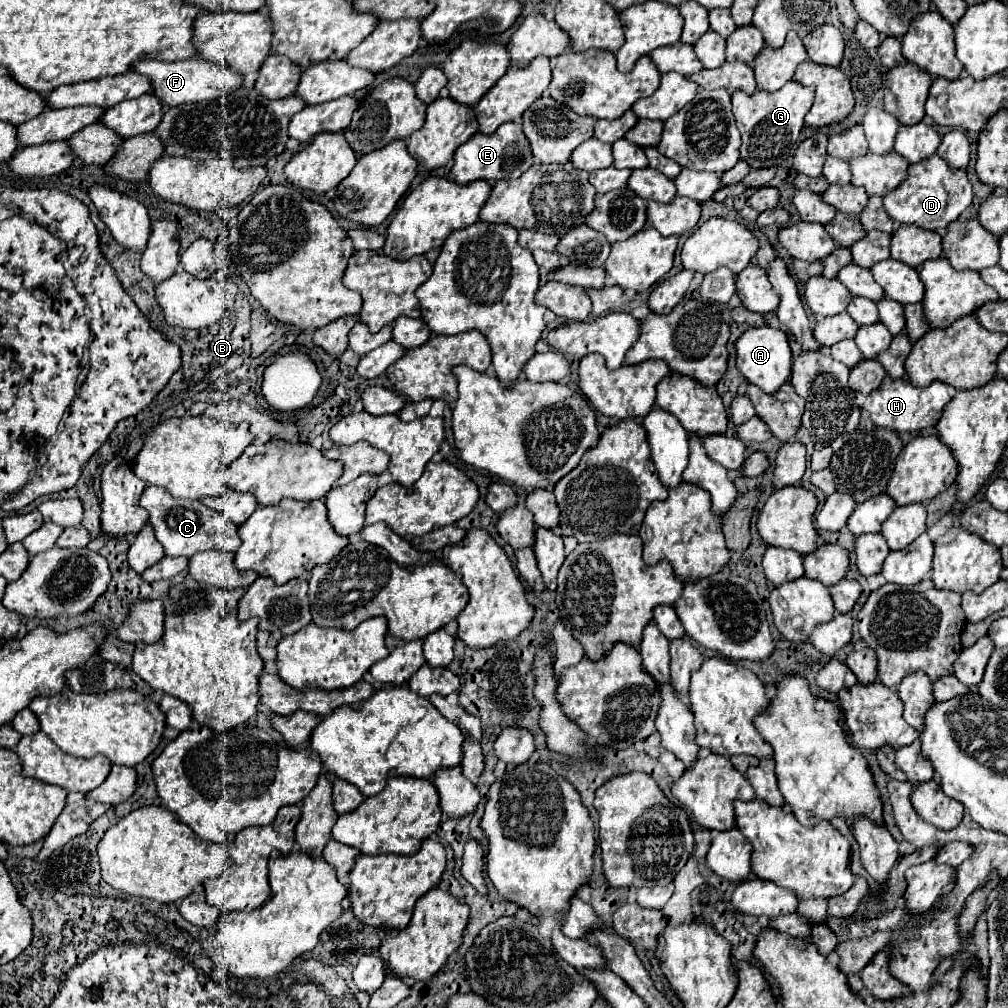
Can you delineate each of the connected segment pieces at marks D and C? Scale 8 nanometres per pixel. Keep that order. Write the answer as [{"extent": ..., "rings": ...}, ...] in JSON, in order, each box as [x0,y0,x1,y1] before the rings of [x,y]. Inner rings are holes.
[{"extent":[884,154,974,230],"rings":[[[932,154],[908,166],[906,180],[884,196],[884,210],[900,224],[918,224],[926,230],[938,230],[956,220],[972,204],[972,198],[974,194],[966,170],[954,170],[938,154]]]},{"extent":[140,486,240,556],"rings":[[[148,486],[142,492],[140,506],[148,510],[150,524],[156,532],[158,542],[164,546],[166,556],[194,556],[198,552],[218,548],[218,550],[230,550],[234,552],[240,546],[240,538],[236,534],[236,524],[218,514],[216,510],[210,510],[198,500],[182,500],[170,496],[166,490],[158,486]]]}]

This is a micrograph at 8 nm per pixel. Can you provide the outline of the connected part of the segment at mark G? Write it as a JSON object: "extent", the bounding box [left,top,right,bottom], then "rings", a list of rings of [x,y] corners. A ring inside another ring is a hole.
{"extent":[732,80,814,168],"rings":[[[796,80],[786,82],[776,92],[754,92],[748,96],[742,90],[732,90],[732,112],[736,118],[736,126],[742,134],[740,158],[750,168],[770,168],[782,166],[794,154],[798,144],[800,128],[804,126],[804,116],[814,102],[814,88],[802,86]]]}

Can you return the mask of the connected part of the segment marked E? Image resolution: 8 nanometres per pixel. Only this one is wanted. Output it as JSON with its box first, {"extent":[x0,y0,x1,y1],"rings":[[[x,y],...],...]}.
{"extent":[452,122,532,184],"rings":[[[506,122],[494,134],[476,132],[470,140],[466,140],[462,146],[458,146],[458,150],[454,152],[452,176],[458,184],[468,184],[478,178],[514,180],[522,172],[526,172],[530,166],[532,166],[532,152],[530,152],[530,144],[522,132],[522,126],[518,122]]]}

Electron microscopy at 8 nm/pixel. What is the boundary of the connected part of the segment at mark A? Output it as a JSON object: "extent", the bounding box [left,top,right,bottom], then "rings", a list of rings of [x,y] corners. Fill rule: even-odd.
{"extent":[734,324,792,394],"rings":[[[766,324],[758,328],[748,328],[738,336],[734,348],[736,348],[736,368],[744,374],[748,382],[756,384],[760,390],[772,394],[774,390],[778,390],[778,386],[782,386],[788,380],[792,368],[792,354],[786,332],[770,328]]]}

